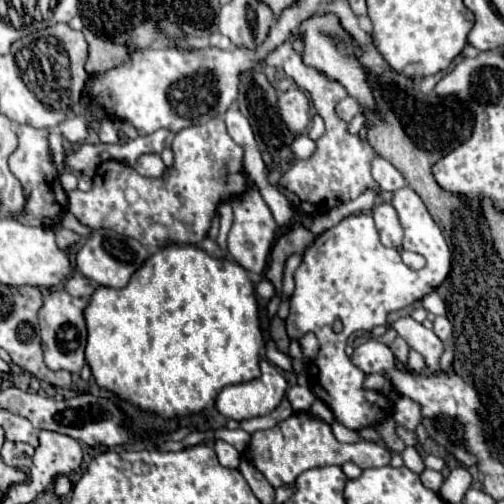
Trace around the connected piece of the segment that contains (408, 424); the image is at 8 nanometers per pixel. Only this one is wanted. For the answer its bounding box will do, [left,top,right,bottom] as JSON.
[393,398,421,432]

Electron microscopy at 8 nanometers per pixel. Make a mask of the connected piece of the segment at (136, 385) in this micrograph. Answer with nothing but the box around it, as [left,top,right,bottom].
[83,242,265,418]

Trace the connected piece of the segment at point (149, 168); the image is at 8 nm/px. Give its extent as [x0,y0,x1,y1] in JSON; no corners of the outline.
[135,154,165,178]

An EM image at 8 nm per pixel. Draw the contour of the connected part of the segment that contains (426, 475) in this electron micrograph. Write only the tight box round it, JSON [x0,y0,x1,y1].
[421,470,443,492]

